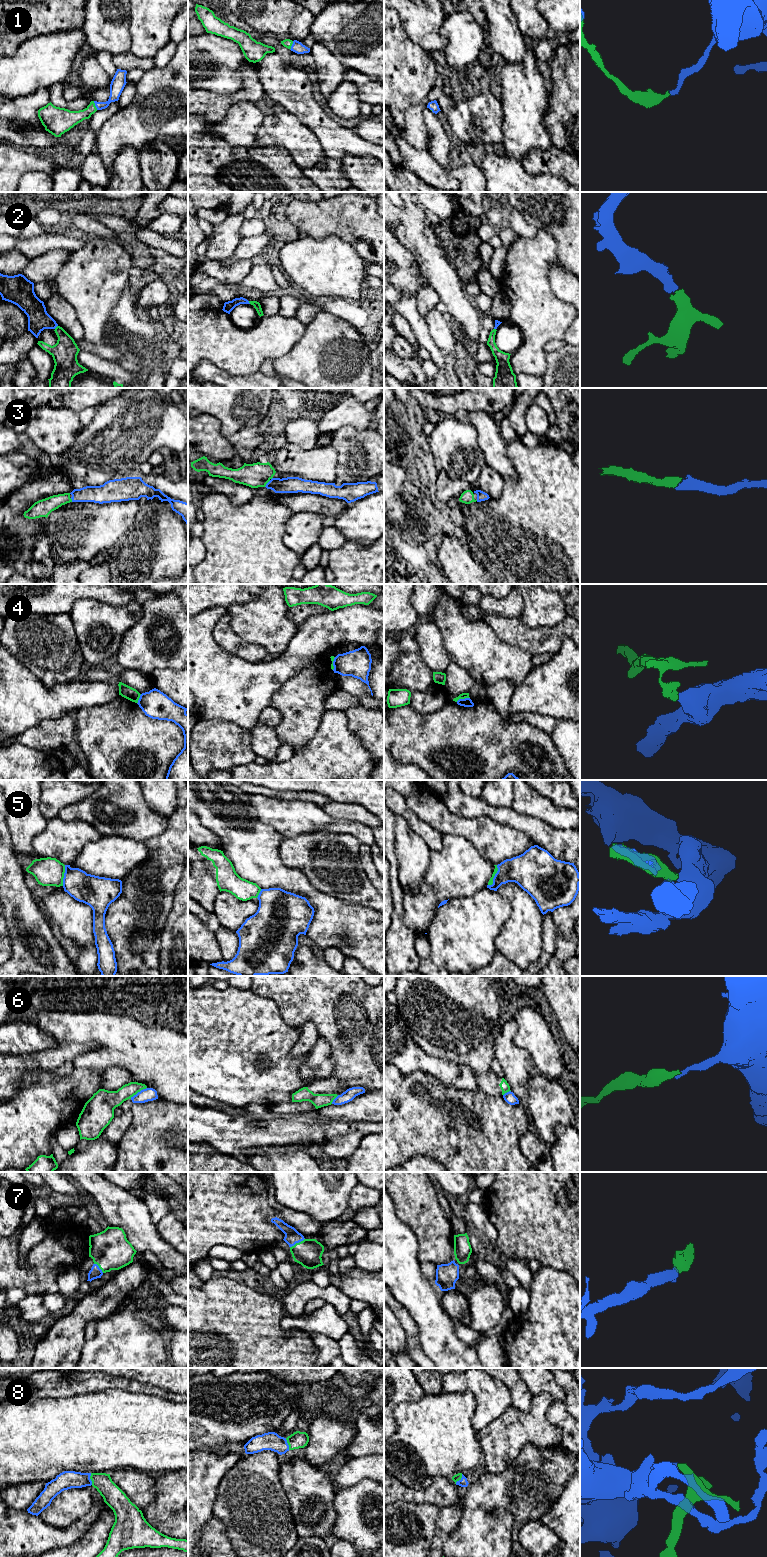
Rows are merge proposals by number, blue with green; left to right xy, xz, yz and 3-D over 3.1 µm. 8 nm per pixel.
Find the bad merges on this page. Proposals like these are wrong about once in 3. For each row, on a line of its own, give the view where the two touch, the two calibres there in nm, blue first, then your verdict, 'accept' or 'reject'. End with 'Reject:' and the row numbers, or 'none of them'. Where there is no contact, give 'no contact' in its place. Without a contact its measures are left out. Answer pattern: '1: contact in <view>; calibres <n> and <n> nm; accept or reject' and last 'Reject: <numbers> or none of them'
1: contact in xy; calibres 120 and 150 nm; accept
2: contact in xy; calibres 180 and 200 nm; accept
3: contact in xz; calibres 130 and 200 nm; accept
4: contact in yz; calibres 80 and 50 nm; reject
5: contact in yz; calibres 240 and 40 nm; reject
6: contact in xy; calibres 110 and 160 nm; reject
7: contact in xz; calibres 120 and 220 nm; accept
8: contact in xy; calibres 150 and 170 nm; accept
Reject: 4, 5, 6

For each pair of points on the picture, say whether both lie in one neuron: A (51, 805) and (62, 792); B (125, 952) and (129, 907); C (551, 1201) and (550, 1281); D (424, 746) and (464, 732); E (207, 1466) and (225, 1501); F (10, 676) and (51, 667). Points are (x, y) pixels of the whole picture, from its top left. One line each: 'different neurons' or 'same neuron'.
A: same neuron
B: same neuron
C: different neurons
D: same neuron
E: different neurons
F: different neurons

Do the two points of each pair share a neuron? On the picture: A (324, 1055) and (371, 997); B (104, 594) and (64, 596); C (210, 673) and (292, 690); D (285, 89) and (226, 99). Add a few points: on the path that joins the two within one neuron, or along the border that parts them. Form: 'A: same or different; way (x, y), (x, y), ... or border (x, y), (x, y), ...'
A: different; border (319, 1036), (329, 1044), (333, 1070)
B: same; way (94, 594), (74, 594)
C: different; border (298, 672), (281, 685), (272, 696), (270, 704)
D: different; border (258, 70), (258, 78), (267, 97)

